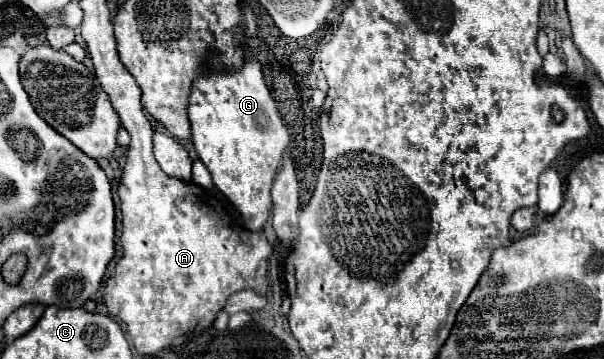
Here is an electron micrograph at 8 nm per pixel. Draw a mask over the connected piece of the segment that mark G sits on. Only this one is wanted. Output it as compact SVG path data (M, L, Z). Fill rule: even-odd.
M245 63L237 73L207 73L195 79L189 97L191 139L199 159L209 169L215 187L231 203L247 231L263 231L271 211L271 185L281 167L281 155L289 143L287 127L277 111L277 105L263 81L259 63Z

